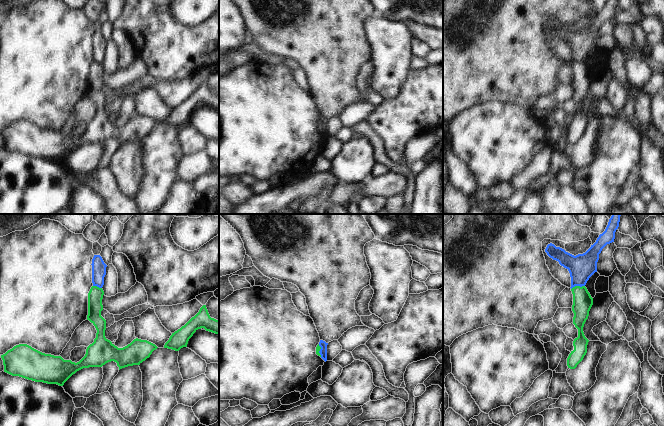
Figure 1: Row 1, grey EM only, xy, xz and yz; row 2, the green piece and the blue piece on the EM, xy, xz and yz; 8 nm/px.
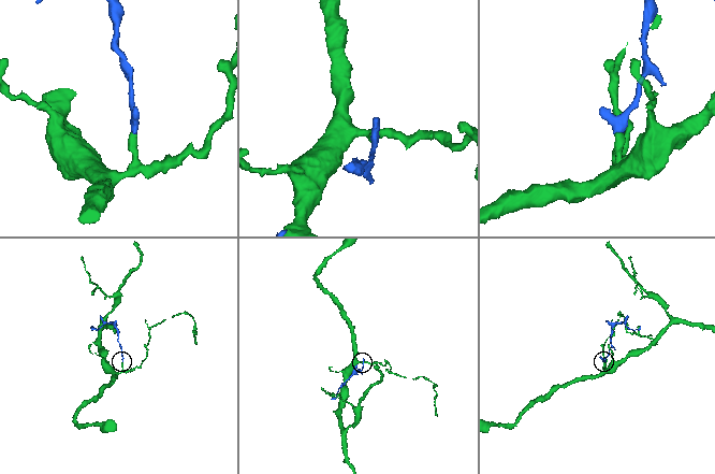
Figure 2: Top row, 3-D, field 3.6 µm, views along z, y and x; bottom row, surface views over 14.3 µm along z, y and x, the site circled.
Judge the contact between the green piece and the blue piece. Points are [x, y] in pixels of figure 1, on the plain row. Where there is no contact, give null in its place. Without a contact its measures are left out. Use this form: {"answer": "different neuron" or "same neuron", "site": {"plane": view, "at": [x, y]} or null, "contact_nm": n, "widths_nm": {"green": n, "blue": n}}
{"answer": "different neuron", "site": {"plane": "yz", "at": [577, 62]}, "contact_nm": 120, "widths_nm": {"green": 160, "blue": 220}}

